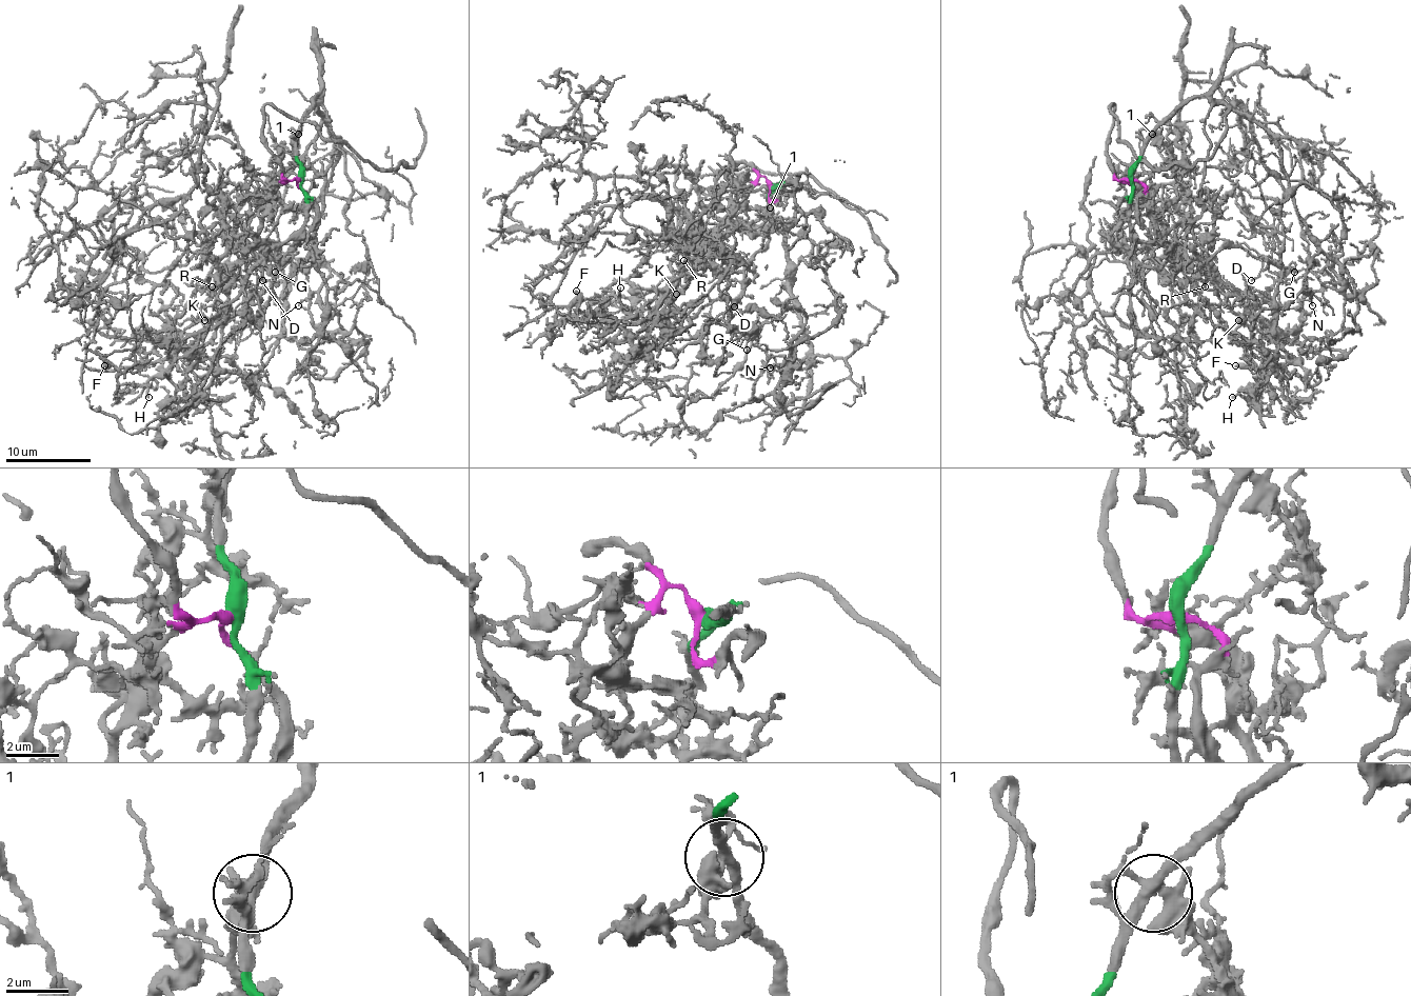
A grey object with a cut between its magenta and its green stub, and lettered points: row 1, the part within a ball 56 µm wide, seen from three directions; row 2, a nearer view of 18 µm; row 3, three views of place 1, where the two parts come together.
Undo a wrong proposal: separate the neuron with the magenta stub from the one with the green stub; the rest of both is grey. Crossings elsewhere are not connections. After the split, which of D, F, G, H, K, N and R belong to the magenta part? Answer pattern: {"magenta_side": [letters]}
{"magenta_side": ["H", "R"]}

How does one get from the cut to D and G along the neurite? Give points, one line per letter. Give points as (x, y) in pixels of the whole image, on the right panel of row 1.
D: (1130, 178), (1130, 230), (1140, 240), (1184, 242), (1205, 259), (1221, 248), (1244, 246), (1263, 262), (1252, 281)
G: (1130, 178), (1143, 144), (1181, 105), (1226, 101), (1250, 120), (1284, 191), (1282, 264), (1294, 273)

